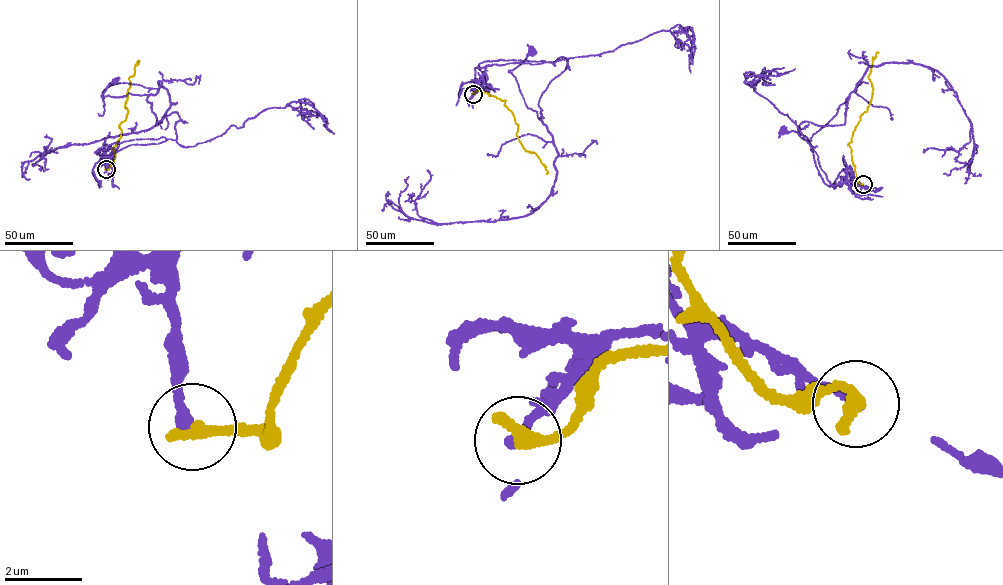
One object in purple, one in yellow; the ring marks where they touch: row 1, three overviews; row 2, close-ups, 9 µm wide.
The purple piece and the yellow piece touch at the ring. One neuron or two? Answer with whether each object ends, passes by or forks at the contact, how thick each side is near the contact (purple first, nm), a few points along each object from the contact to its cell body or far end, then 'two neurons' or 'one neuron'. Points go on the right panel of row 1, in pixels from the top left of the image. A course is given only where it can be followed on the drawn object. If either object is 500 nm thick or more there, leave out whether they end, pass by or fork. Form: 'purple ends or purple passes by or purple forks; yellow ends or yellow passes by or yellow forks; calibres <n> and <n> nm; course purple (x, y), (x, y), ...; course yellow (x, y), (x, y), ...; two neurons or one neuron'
purple ends; yellow ends; calibres 260 and 380 nm; course purple (863, 184), (845, 168), (831, 185), (798, 133), (806, 121), (844, 124), (849, 96), (810, 141), (783, 131); course yellow (863, 184), (857, 180), (848, 144), (860, 116), (867, 111), (871, 99), (873, 88), (868, 77), (878, 52); two neurons

